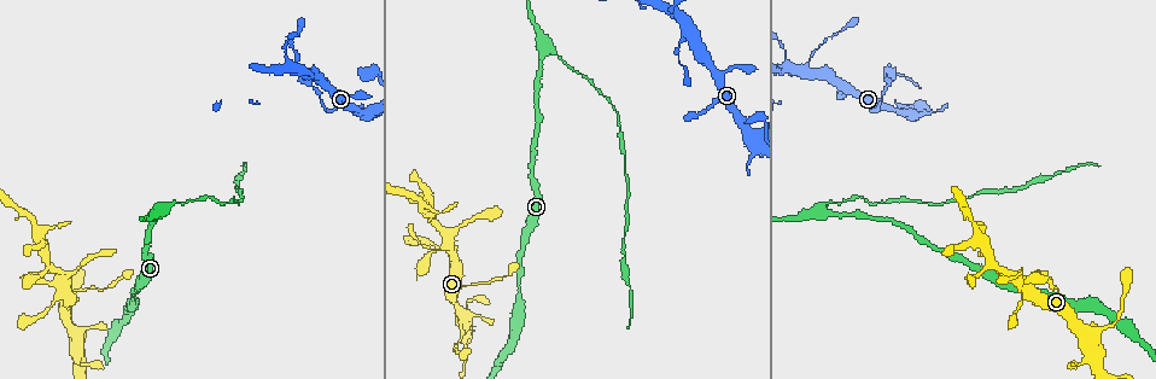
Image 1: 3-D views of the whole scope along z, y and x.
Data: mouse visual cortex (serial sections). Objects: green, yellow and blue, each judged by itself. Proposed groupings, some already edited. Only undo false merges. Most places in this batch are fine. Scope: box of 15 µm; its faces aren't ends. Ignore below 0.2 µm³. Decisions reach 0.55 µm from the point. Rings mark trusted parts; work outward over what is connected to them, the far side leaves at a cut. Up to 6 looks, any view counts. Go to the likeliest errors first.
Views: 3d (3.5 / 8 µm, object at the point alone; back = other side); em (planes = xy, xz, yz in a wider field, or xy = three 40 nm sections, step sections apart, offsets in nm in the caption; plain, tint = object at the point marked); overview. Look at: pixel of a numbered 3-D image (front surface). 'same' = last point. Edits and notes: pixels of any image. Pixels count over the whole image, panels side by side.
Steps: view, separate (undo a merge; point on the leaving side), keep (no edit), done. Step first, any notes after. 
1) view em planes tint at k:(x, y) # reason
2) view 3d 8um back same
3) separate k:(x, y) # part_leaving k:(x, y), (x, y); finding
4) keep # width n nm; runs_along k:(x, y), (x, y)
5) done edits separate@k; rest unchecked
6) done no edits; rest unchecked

view 3d 8um at 1:(752, 137)

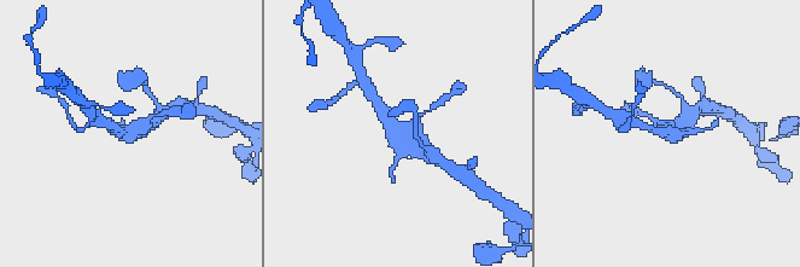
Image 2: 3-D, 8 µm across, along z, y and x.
view em xy step 5 tint at 2:(129, 127)

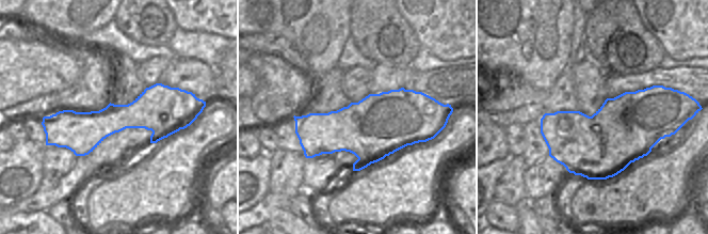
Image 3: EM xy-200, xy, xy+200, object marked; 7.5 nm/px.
keep # width 460 nm; runs_along 3:(52, 118), (59, 121), (184, 118); one cell here

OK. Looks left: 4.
view 3d 3.5um at 1:(821, 212) # sharp bend

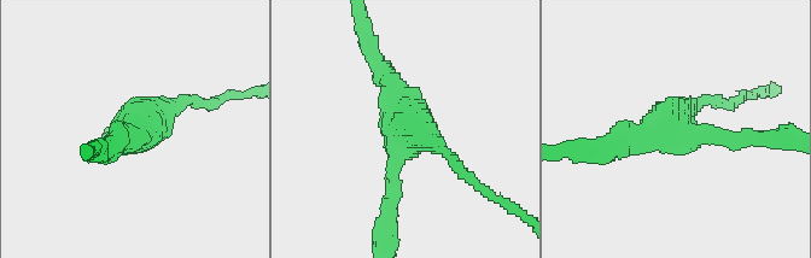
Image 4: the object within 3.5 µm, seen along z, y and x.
view em planes tint at 4:(142, 128) # arms 3; arm_widths 150, 200, 350 nm; need the tissue

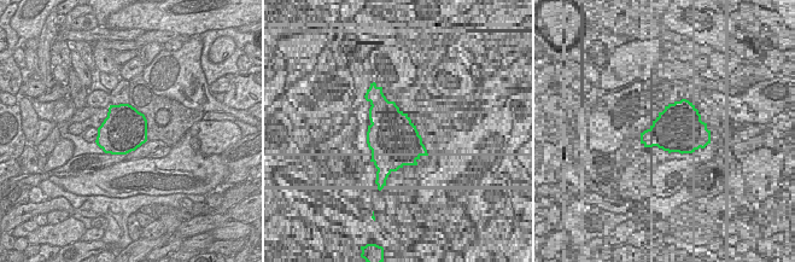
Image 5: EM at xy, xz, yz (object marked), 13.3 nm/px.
view em xy step 5 tint same

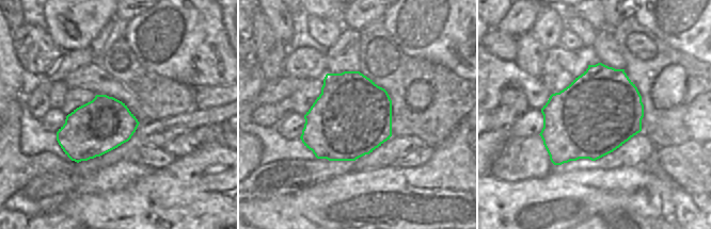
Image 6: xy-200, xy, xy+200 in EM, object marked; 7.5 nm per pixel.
keep # runs_along 4:(117, 136), (199, 99); all the same cell

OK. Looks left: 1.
done no edits; rest unchecked

